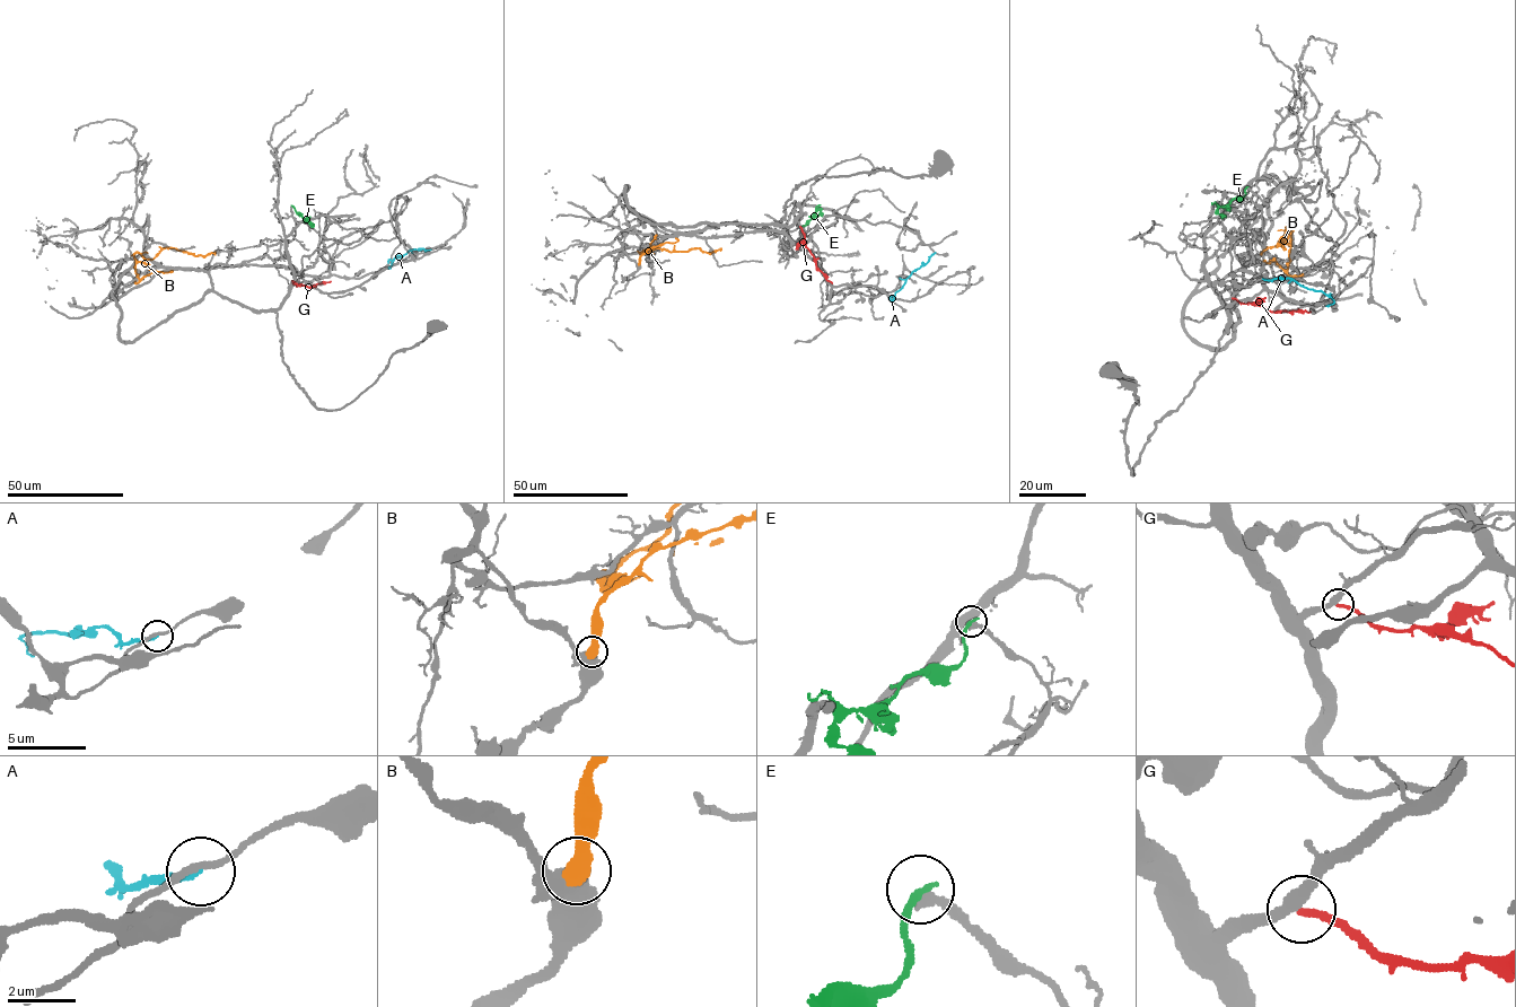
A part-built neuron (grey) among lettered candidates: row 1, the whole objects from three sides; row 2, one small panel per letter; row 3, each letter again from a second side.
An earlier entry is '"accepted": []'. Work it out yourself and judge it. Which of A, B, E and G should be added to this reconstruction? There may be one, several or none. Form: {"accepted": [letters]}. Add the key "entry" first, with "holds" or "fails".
{"entry": "holds", "accepted": []}

